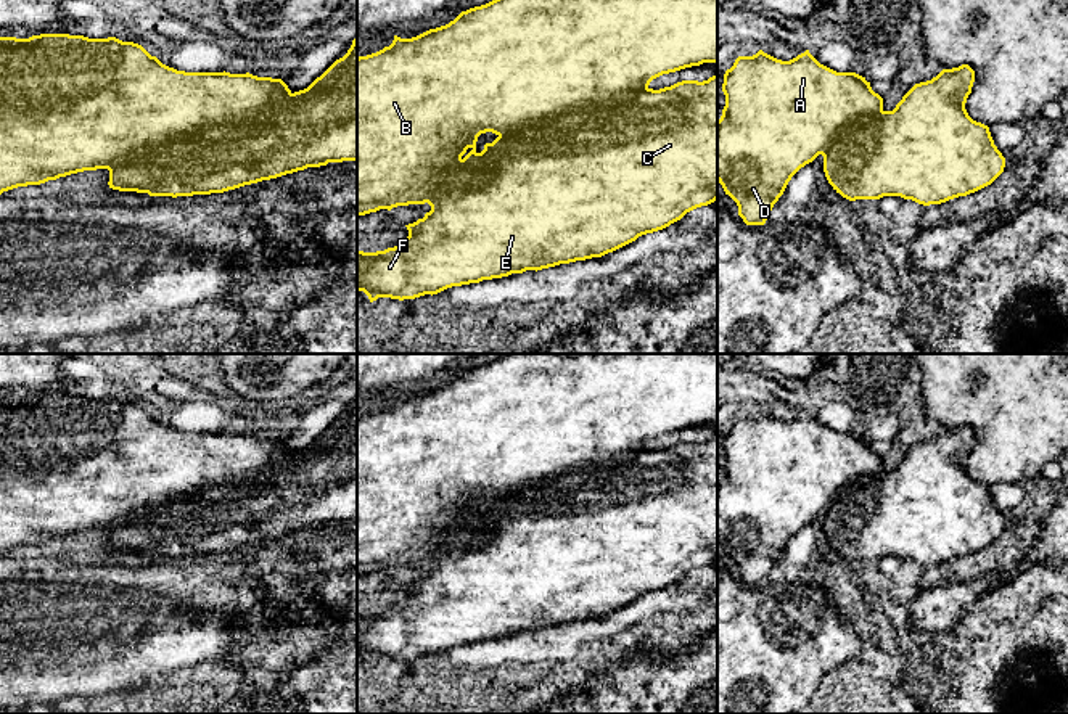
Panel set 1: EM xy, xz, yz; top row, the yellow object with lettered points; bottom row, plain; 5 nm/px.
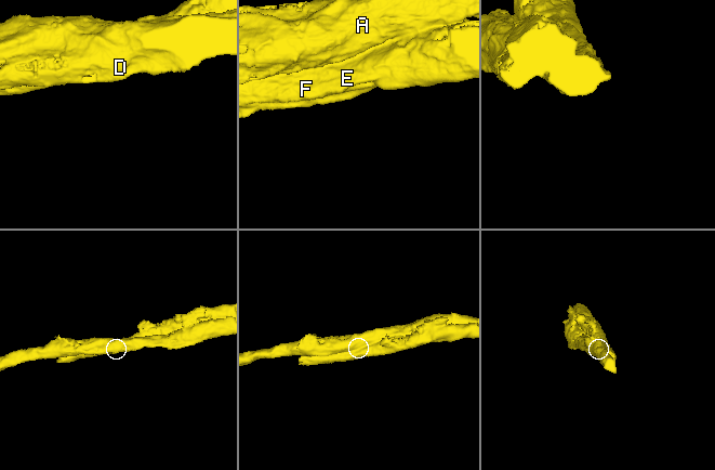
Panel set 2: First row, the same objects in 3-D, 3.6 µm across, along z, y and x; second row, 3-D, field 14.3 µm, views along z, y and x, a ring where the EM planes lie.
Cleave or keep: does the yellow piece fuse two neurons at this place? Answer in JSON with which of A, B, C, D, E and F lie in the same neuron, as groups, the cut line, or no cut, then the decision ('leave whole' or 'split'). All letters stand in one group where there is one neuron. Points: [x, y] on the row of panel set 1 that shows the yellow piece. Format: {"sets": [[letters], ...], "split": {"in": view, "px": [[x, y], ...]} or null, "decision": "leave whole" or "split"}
{"sets": [["A", "B", "D"], ["C", "E", "F"]], "split": {"in": "xy", "px": [[290, 92], [258, 111], [205, 124], [106, 168]]}, "decision": "split"}

